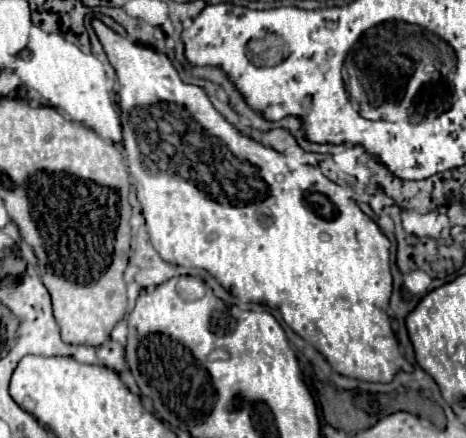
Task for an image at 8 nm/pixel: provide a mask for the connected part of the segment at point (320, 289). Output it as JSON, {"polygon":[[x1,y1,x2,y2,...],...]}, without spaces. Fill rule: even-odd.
{"polygon":[[92,20,92,28,110,60,110,64,116,70,118,76,118,106,120,106,120,122,122,122,122,142,126,148,126,160,128,160,128,168,130,168,130,176,136,180,136,192,138,192,138,202,142,206,144,218,146,218,146,228,148,228,148,236,152,246,156,248,156,252,170,264,180,264,180,266,194,266,194,268,204,268,208,270,212,276,216,276,216,280,234,296,244,298,248,294,248,302,241,304,240,310,252,310,252,304,264,304,268,308,276,308,280,310,284,322,300,336,304,338,308,344,312,344,326,360,328,364,342,376,350,376,350,378,358,378,358,380,366,380,366,382,390,382,394,378,394,374,398,370,412,370,412,364,400,354,398,358,398,340,390,328,390,318,386,314,388,310,388,302,390,302,390,292,392,292,392,276,390,276,390,240,382,234,382,230,376,226,376,222,366,216,358,204,348,198,346,190,338,184,334,184,332,180,328,180,316,166,300,166,298,170,290,170,286,164,284,154,260,144,258,140,238,132,234,128,234,124,230,124,210,102,208,94,204,88,194,86,194,84,184,84,176,72,176,68,172,66,172,60,164,54,158,52,150,46,142,46,142,44,134,44,128,38,116,34,114,30,110,30,104,22,100,20]]}

